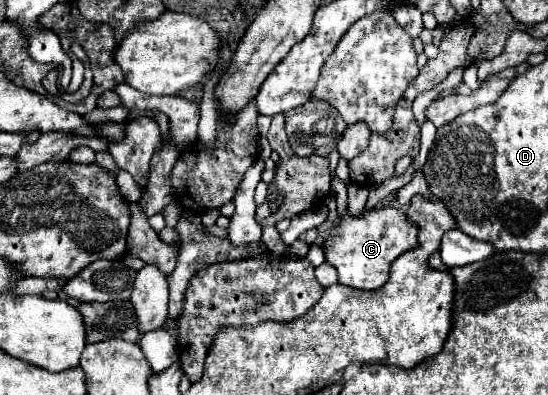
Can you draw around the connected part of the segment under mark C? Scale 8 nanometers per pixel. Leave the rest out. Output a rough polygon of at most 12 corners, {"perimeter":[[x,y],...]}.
{"perimeter":[[400,209],[344,215],[324,253],[342,285],[374,291],[418,247]]}

